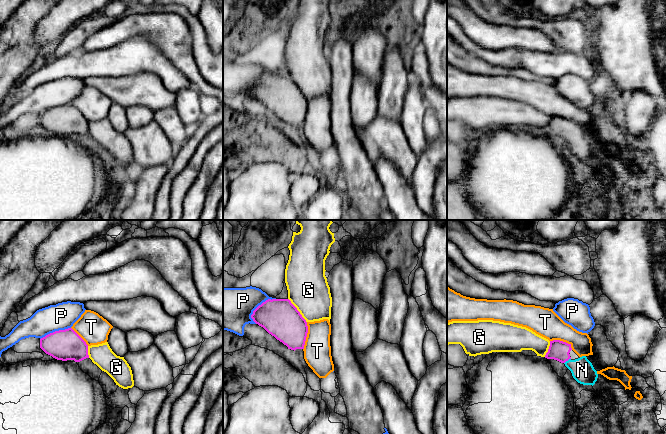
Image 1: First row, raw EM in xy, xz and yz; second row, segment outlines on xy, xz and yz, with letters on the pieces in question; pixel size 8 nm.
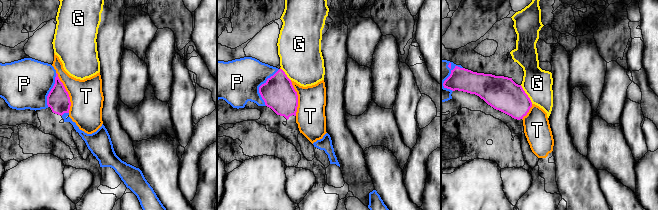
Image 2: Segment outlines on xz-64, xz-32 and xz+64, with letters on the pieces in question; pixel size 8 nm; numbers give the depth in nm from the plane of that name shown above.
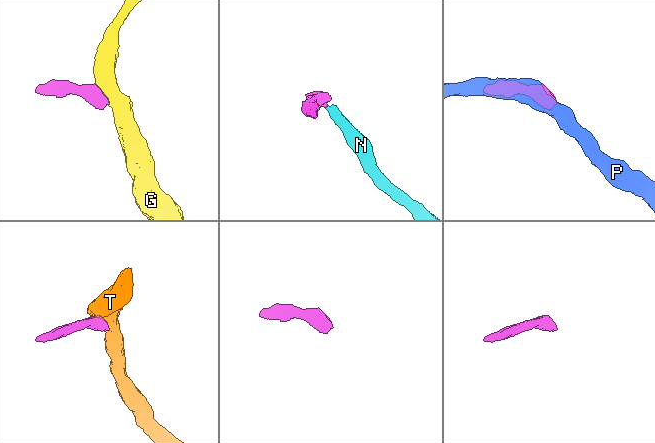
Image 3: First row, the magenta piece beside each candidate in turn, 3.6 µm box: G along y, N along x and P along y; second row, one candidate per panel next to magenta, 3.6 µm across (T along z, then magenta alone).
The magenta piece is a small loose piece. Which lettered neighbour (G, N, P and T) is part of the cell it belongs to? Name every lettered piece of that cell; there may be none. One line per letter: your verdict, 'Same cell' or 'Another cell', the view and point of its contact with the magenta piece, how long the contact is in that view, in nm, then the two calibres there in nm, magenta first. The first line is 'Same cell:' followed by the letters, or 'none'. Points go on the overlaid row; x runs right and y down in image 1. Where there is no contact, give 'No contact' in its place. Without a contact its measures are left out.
Same cell: N
G: Another cell. Touches magenta at xz (297, 310). Shared border 240 nm. Thickness 300 nm (magenta) against 340 nm
N: Same cell. Touches magenta at yz (567, 360). Shared border 70 nm. Thickness 160 nm (magenta) against 180 nm
P: Another cell. Touches magenta at xz (258, 306). Shared border 260 nm. Thickness 300 nm (magenta) against 340 nm
T: Another cell. Touches magenta at xz (306, 336). Shared border 220 nm. Thickness 300 nm (magenta) against 220 nm

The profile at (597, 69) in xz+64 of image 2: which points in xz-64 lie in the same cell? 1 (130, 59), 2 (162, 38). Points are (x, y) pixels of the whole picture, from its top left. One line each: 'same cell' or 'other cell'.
1: other cell
2: other cell

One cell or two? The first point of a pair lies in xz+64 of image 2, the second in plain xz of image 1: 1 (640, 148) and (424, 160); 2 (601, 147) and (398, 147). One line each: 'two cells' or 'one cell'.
1: two cells
2: one cell

